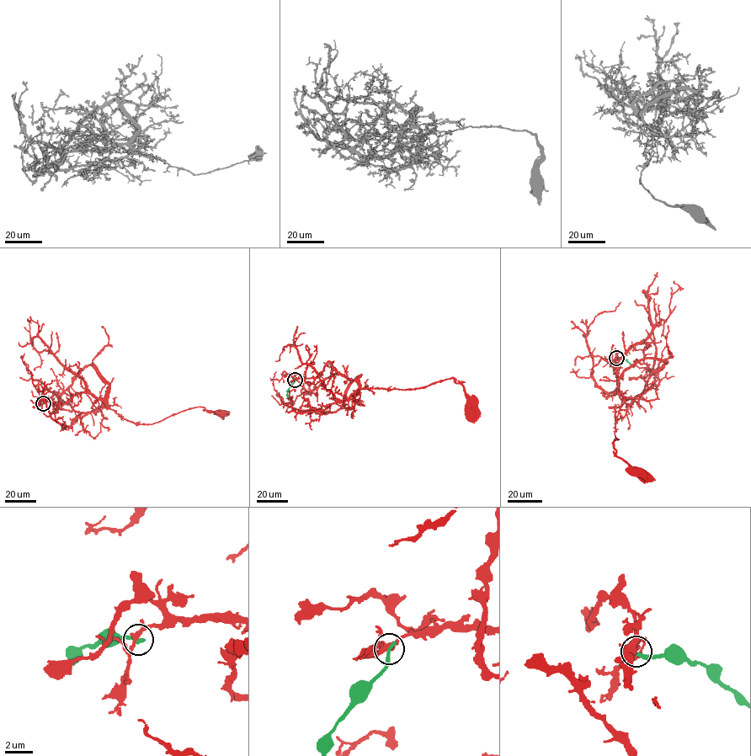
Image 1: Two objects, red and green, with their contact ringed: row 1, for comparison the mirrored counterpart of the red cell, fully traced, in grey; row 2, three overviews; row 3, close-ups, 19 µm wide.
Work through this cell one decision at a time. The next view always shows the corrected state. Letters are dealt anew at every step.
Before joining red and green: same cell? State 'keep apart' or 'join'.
keep apart

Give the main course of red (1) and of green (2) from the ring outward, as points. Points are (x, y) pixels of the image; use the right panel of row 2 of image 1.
1: (616, 357), (614, 367), (604, 359), (617, 371), (621, 401), (614, 449), (616, 455), (644, 476)
2: (616, 357), (633, 365)

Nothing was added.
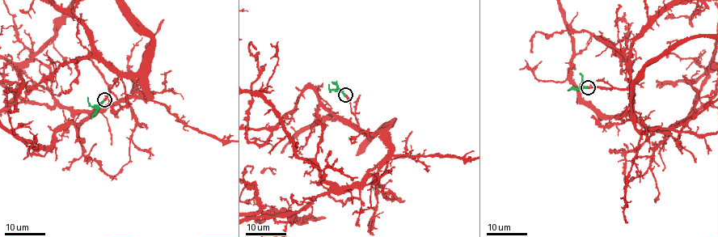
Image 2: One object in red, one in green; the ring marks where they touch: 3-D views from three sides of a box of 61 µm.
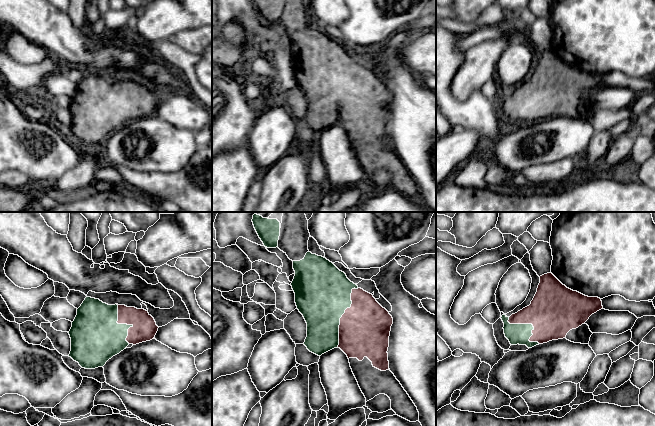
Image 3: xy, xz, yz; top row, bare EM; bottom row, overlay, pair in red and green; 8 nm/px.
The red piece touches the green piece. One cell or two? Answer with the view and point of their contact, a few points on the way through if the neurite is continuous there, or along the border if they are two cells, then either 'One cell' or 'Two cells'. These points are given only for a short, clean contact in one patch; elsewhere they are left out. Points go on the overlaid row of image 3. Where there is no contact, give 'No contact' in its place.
Touches red at xz (342, 315). One cell

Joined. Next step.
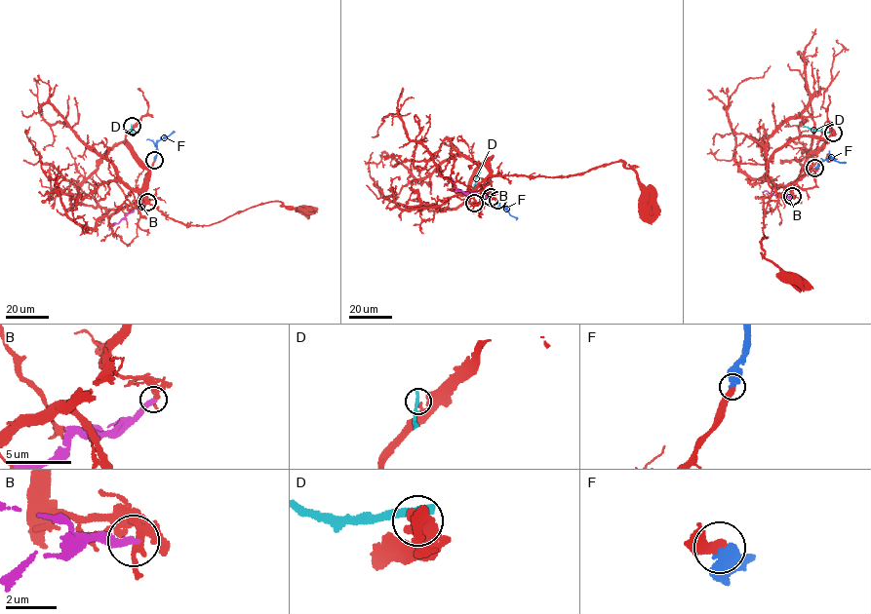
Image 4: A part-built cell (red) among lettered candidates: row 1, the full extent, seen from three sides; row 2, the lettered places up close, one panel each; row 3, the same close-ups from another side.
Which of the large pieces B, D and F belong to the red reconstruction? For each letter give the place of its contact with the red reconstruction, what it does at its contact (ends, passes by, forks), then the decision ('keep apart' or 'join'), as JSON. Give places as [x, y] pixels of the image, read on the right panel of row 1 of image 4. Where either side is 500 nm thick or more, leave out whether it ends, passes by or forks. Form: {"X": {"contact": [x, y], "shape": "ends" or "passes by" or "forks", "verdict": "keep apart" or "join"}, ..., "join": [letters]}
{"B": {"contact": [792, 196], "shape": "ends", "verdict": "keep apart"}, "D": {"contact": [833, 133], "shape": "ends", "verdict": "keep apart"}, "F": {"contact": [814, 168], "shape": "ends", "verdict": "join"}, "join": ["F"]}

